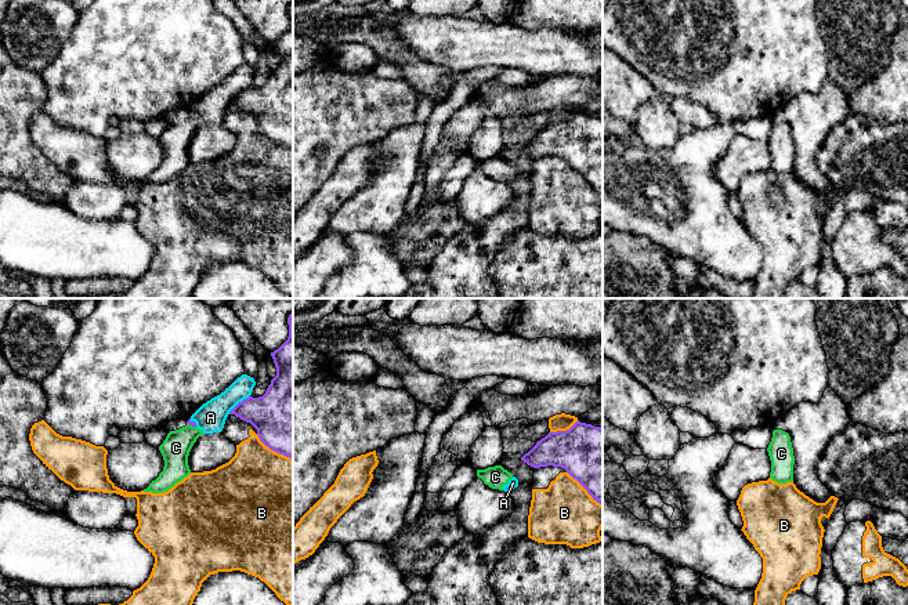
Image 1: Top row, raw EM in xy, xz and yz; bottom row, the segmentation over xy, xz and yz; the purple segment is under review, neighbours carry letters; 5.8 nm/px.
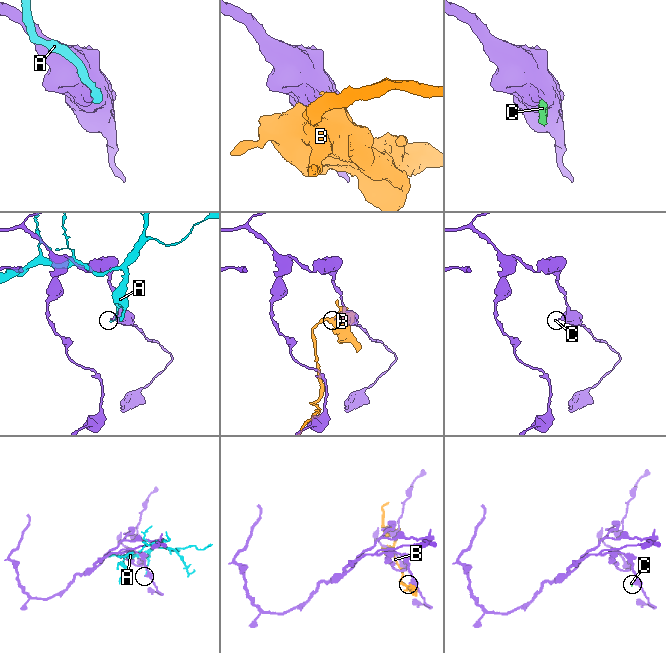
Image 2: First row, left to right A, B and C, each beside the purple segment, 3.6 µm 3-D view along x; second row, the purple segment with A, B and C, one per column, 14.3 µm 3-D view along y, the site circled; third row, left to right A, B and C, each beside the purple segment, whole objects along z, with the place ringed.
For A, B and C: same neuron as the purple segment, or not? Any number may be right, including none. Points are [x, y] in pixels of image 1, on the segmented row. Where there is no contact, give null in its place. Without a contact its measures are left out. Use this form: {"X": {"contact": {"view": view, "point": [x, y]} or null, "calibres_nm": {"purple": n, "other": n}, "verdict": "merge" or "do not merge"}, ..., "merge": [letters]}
{"A": {"contact": {"view": "xy", "point": [238, 404]}, "calibres_nm": {"purple": 300, "other": 180}, "verdict": "do not merge"}, "B": {"contact": {"view": "xz", "point": [564, 431]}, "calibres_nm": {"purple": 360, "other": 100}, "verdict": "do not merge"}, "C": {"contact": {"view": "xy", "point": [191, 424]}, "calibres_nm": {"purple": 30, "other": 170}, "verdict": "do not merge"}, "merge": []}

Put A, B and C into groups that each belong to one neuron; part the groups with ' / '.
A C / B

